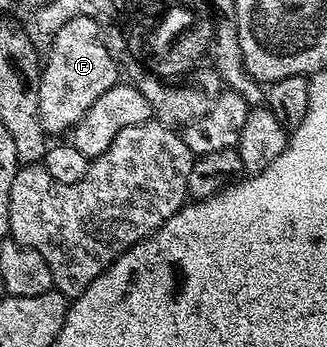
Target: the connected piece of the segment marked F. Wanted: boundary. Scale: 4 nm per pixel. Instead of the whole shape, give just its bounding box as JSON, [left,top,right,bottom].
[40,16,120,134]

